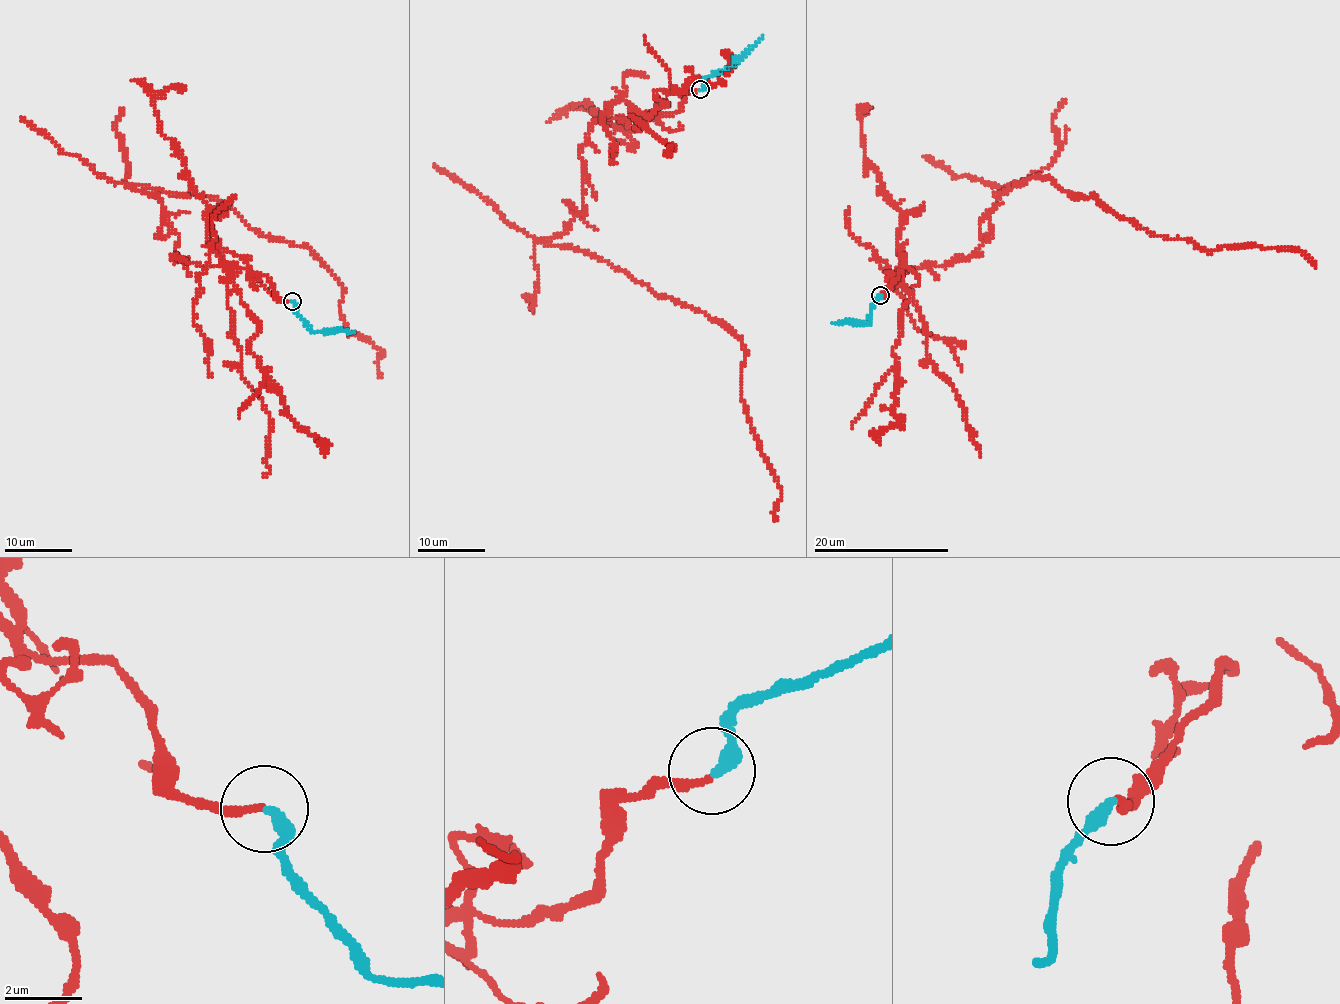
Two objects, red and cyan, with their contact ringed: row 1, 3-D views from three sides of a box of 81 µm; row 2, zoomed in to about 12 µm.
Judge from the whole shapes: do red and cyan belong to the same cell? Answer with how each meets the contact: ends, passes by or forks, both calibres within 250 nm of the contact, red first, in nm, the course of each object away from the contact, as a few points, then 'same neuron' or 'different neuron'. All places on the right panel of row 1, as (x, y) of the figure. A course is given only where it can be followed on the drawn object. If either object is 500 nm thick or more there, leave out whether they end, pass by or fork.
red ends | cyan ends | 200/360 nm | red via (880, 296), (898, 267), (968, 258), (997, 197), (1032, 176), (1156, 235), (1292, 248), (1316, 268) | cyan via (880, 296), (868, 323), (846, 320), (831, 323) | different neuron

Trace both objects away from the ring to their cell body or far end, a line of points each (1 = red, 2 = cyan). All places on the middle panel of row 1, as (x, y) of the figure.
1: (700, 89), (674, 115), (593, 122), (586, 214), (538, 240), (741, 340), (776, 520)
2: (700, 89), (706, 77), (729, 69), (763, 34)

